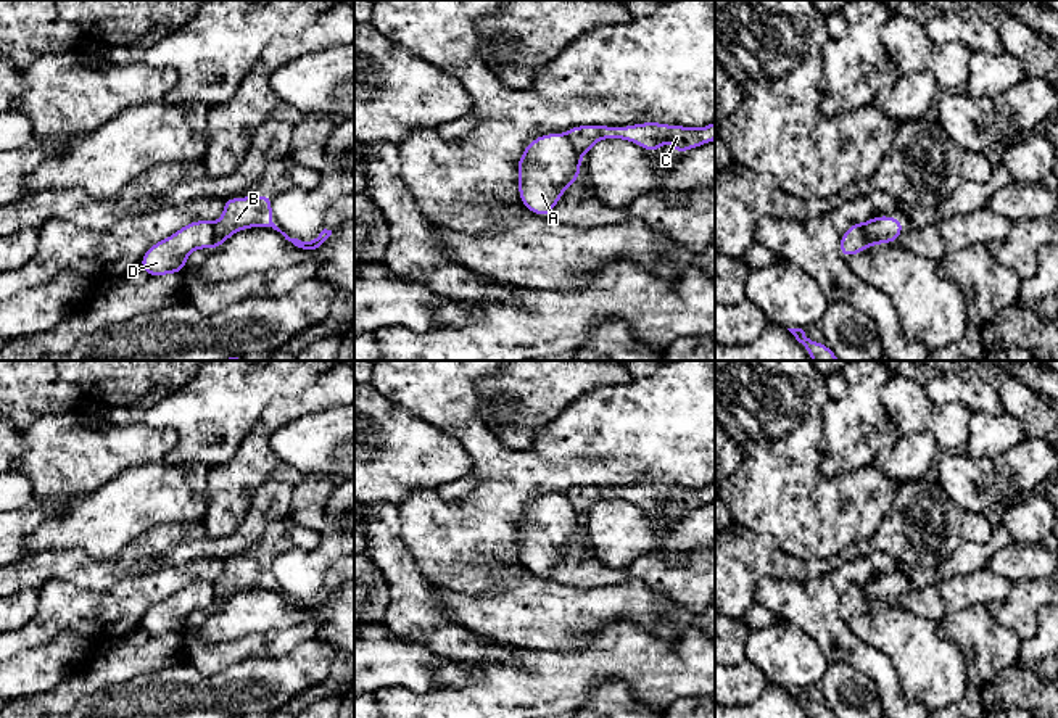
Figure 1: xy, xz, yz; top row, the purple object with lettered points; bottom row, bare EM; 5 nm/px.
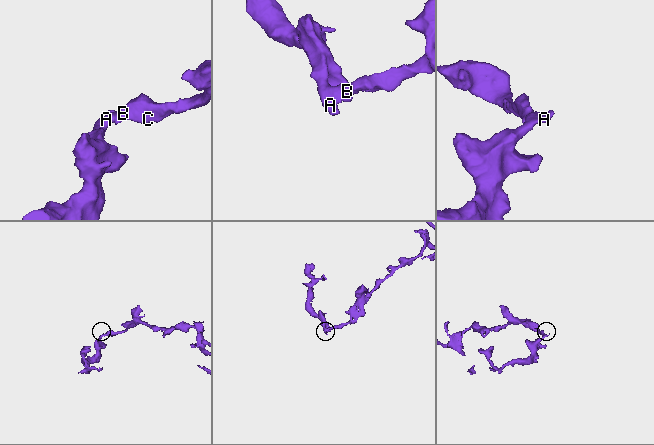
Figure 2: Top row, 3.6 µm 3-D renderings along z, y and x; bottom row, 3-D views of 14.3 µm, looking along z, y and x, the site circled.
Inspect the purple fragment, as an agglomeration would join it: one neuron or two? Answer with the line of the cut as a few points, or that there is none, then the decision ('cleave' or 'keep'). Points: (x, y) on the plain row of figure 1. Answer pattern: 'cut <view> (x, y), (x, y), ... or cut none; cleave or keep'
cut xy (216, 583), (214, 602), (210, 607); cleave

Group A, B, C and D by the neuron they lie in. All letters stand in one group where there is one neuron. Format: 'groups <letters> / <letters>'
groups A D / B C

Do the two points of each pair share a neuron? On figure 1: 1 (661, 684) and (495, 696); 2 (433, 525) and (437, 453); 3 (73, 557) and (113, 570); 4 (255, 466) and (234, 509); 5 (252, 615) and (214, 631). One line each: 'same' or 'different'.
1: same
2: different
3: same
4: same
5: same

